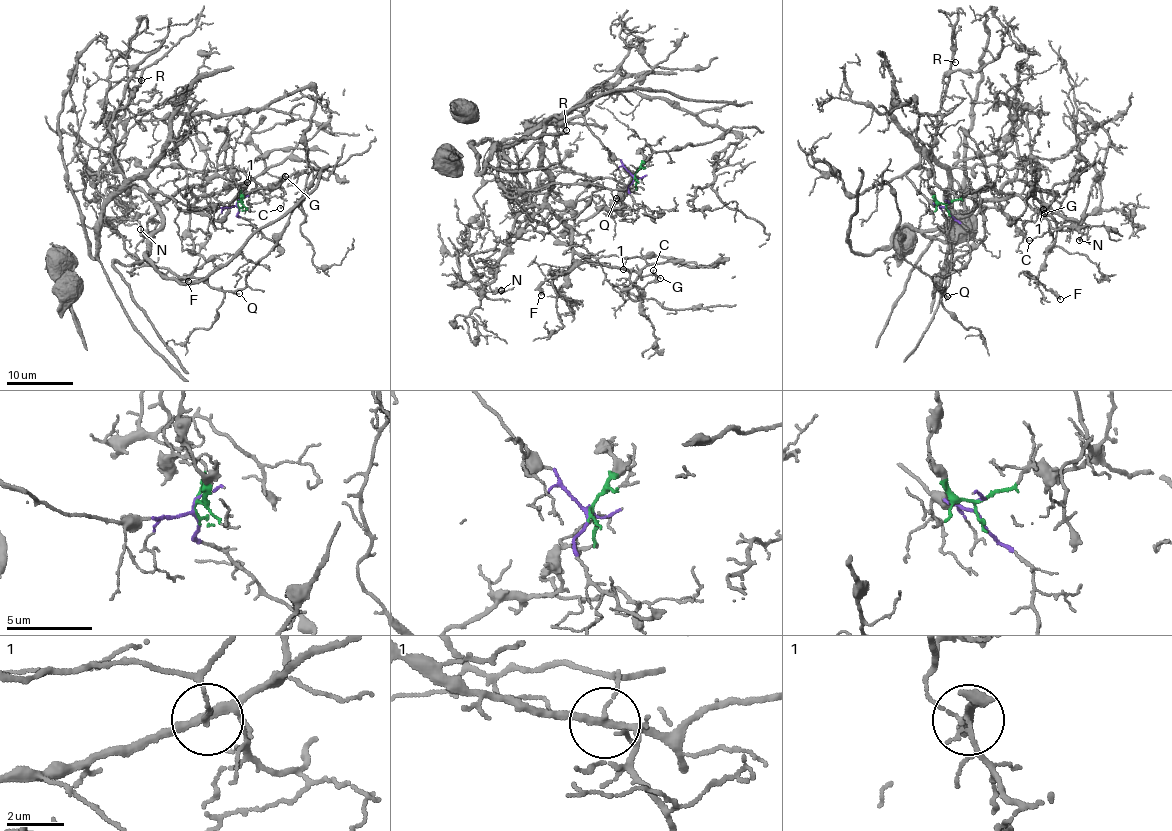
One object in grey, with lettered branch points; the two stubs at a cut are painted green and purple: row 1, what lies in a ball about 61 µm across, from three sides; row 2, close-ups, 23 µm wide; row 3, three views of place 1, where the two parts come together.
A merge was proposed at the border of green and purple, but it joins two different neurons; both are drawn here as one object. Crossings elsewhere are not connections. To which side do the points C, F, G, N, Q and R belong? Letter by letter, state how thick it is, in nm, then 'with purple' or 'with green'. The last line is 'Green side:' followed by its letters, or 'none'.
C: 100 nm thick; with green
F: 220 nm thick; with green
G: 100 nm thick; with green
N: 120 nm thick; with green
Q: 90 nm thick; with purple
R: 100 nm thick; with purple
Green side: C, F, G, N

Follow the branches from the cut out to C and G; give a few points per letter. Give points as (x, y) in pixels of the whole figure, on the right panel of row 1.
C: (946, 209), (967, 189), (982, 191), (989, 185), (1014, 193), (1039, 213), (1043, 209), (1054, 229), (1029, 240)
G: (946, 209), (967, 189), (982, 191), (989, 185), (1006, 194), (1014, 193), (1039, 213), (1047, 206), (1045, 214)

